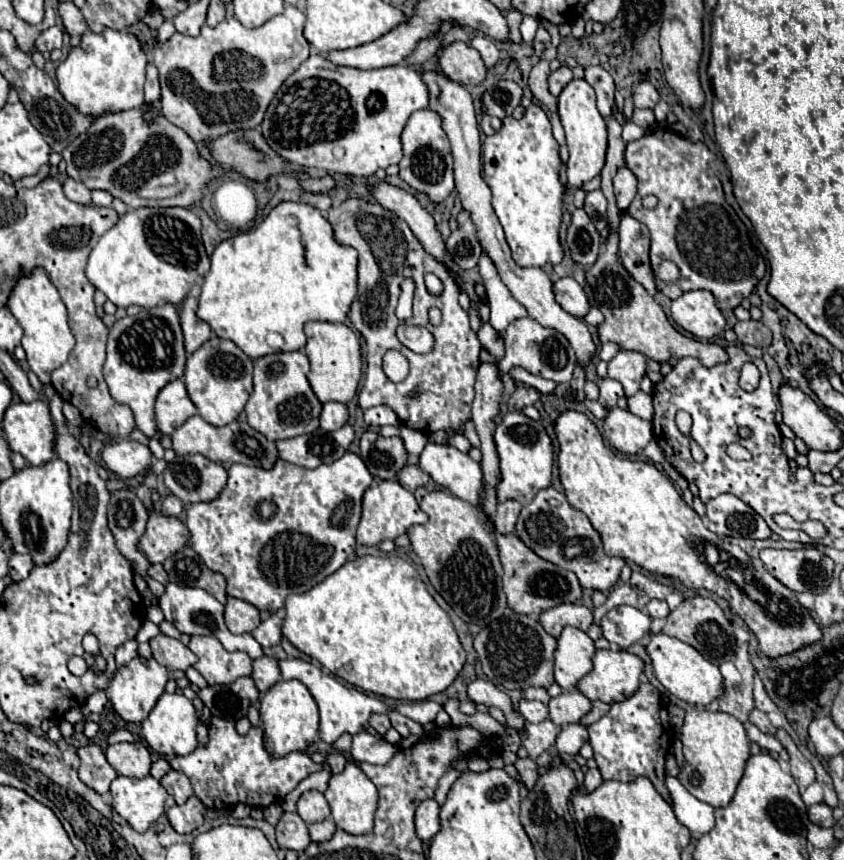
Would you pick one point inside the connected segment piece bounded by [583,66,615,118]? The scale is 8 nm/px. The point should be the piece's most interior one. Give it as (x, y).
(597, 76)

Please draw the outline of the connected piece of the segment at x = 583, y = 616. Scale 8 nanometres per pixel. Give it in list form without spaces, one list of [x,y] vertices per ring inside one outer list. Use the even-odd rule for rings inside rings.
[[[559,604],[559,606],[543,612],[539,616],[539,622],[547,634],[551,634],[553,638],[559,638],[561,630],[565,626],[575,626],[575,628],[587,632],[589,626],[593,624],[593,614],[589,608],[585,608],[581,604]]]

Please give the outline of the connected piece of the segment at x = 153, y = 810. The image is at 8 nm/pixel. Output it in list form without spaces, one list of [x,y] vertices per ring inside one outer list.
[[[117,776],[111,784],[113,810],[125,818],[133,830],[145,832],[163,812],[167,790],[153,778]]]

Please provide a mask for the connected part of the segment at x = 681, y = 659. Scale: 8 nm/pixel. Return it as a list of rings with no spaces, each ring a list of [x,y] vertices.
[[[663,632],[653,634],[647,652],[651,656],[653,662],[653,670],[657,680],[677,698],[681,698],[687,704],[695,704],[695,706],[707,706],[711,704],[715,698],[721,696],[723,692],[723,676],[719,672],[719,668],[715,664],[711,664],[709,660],[705,660],[693,646],[671,638]]]

